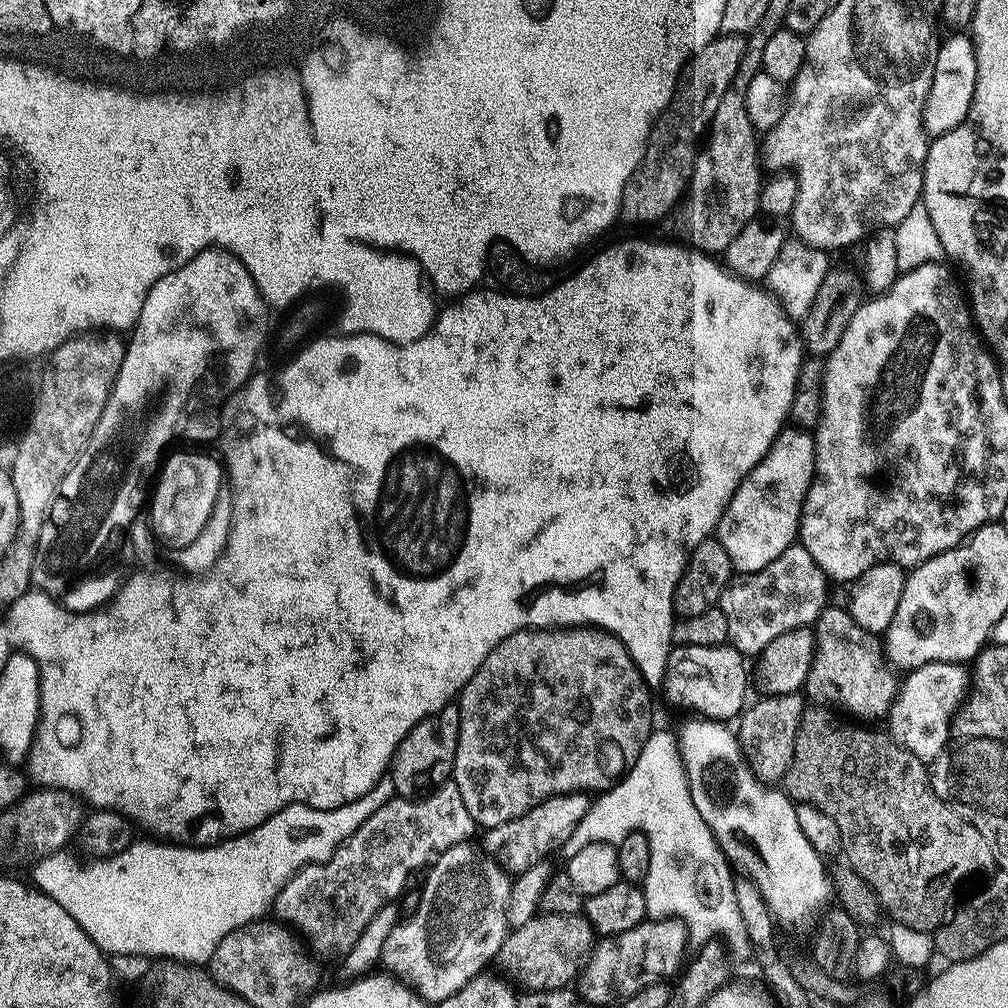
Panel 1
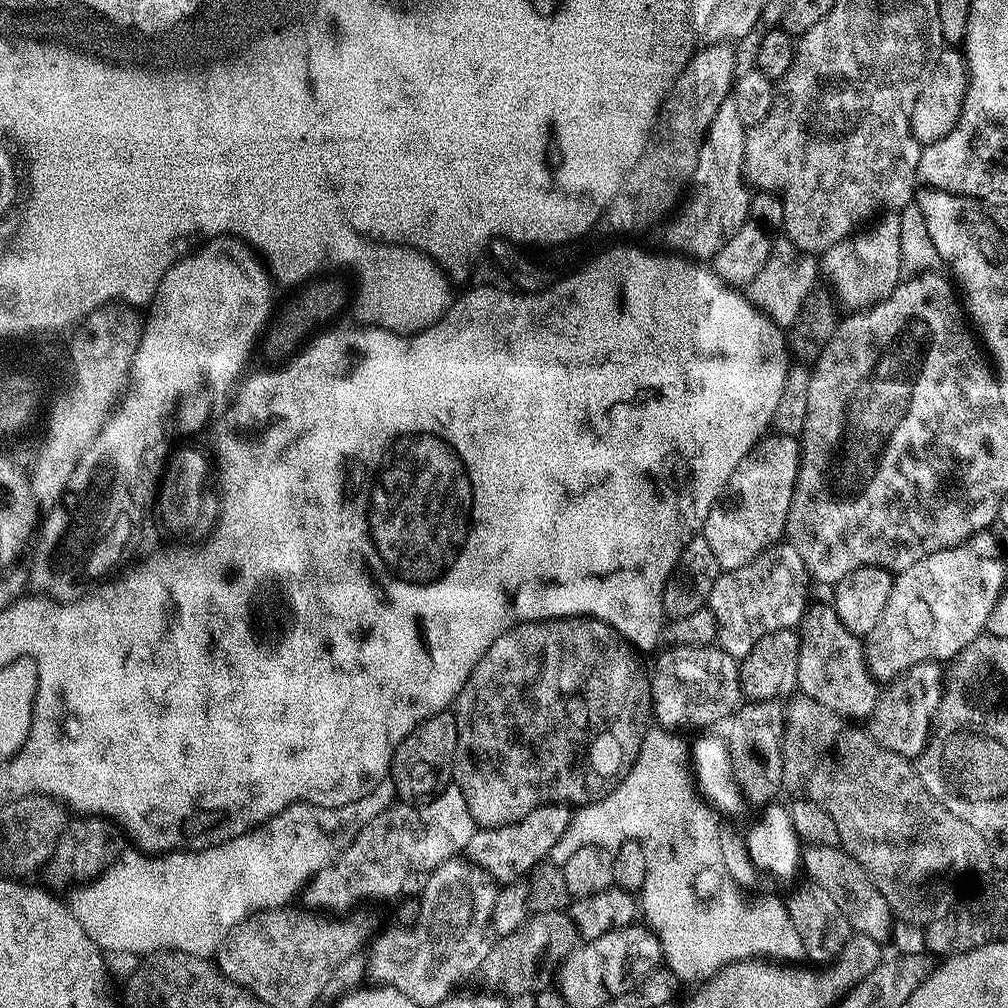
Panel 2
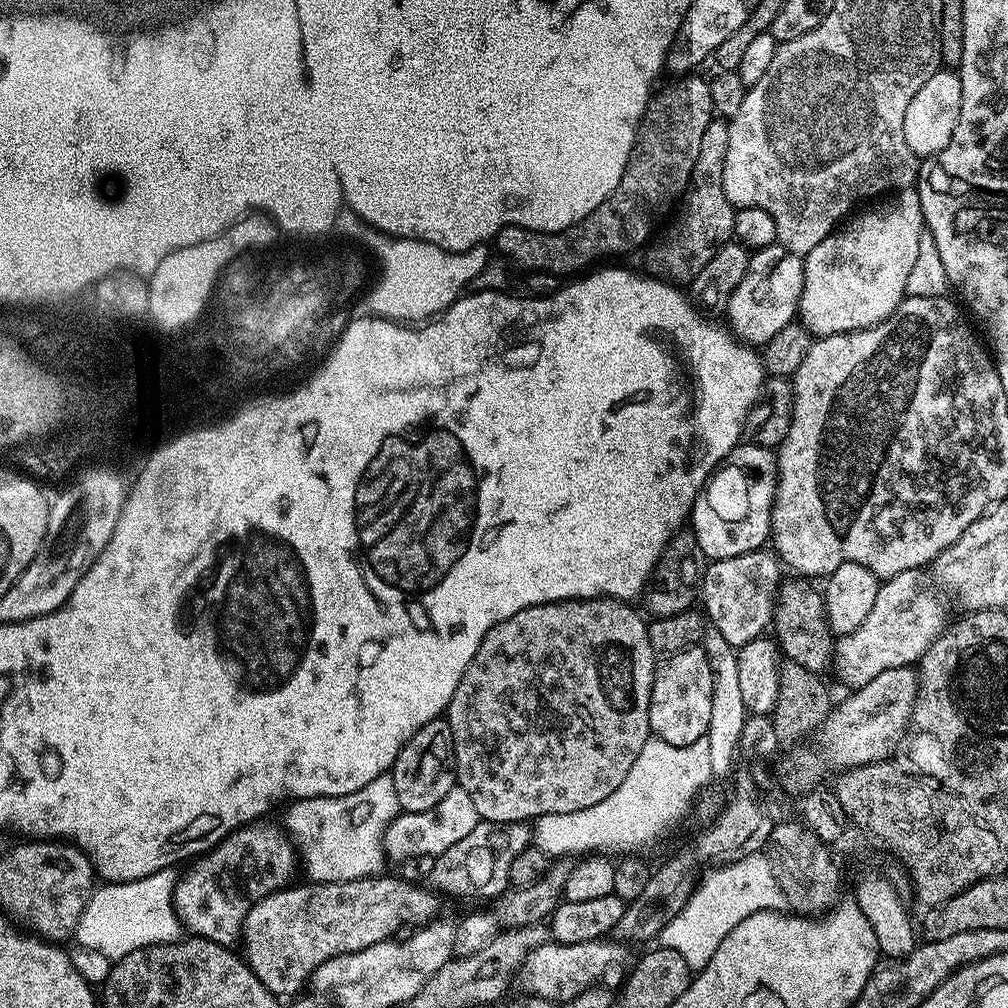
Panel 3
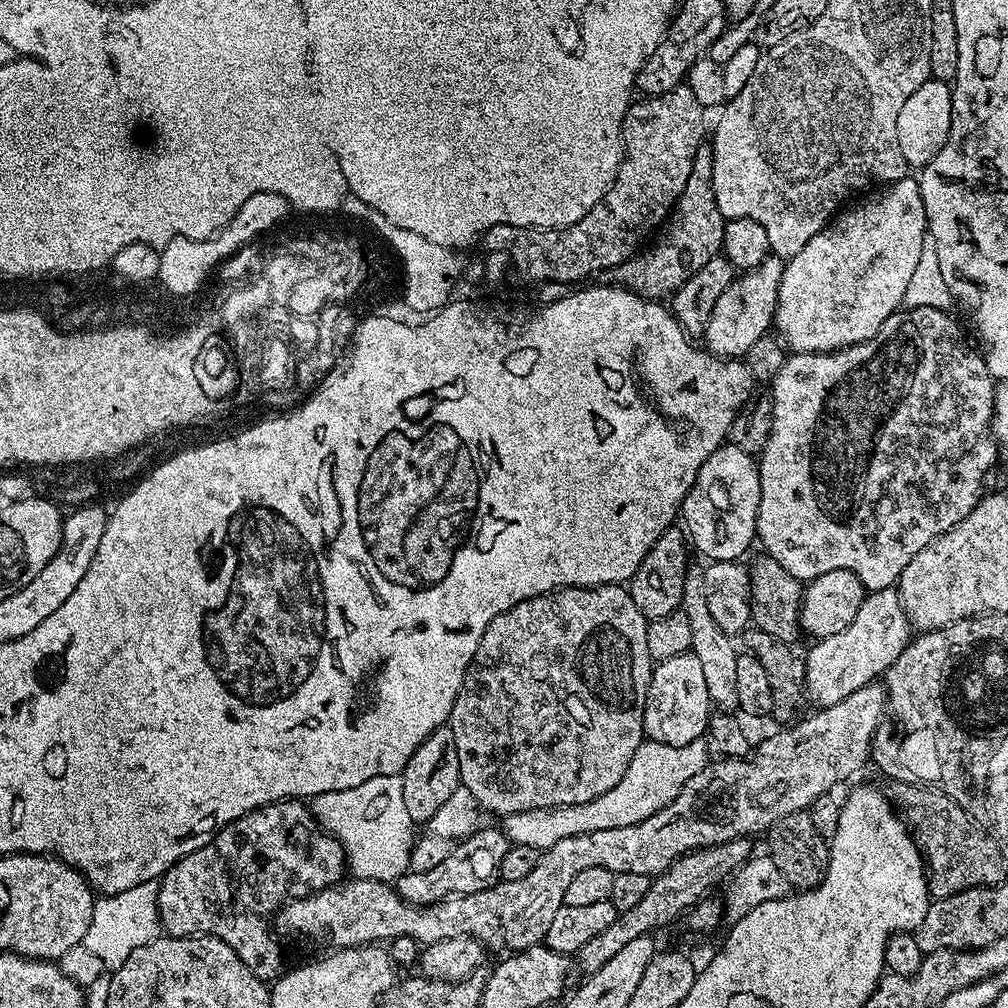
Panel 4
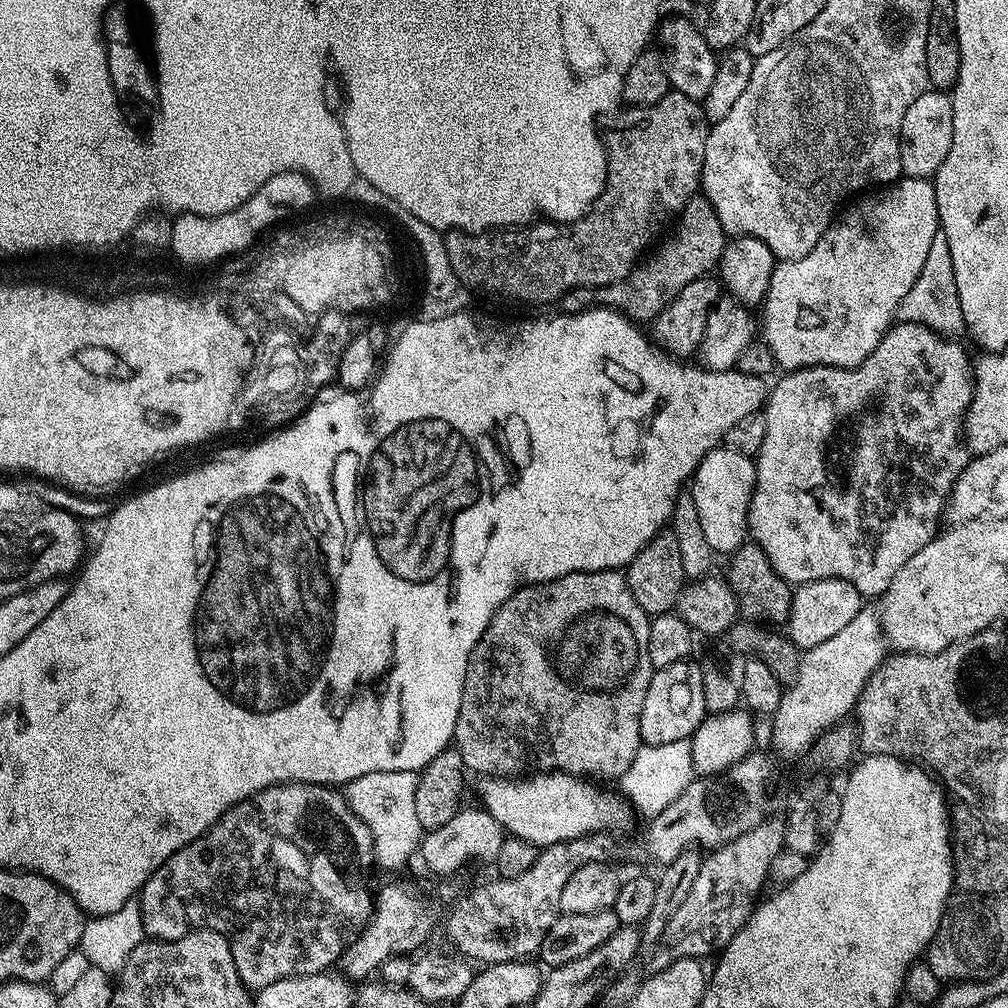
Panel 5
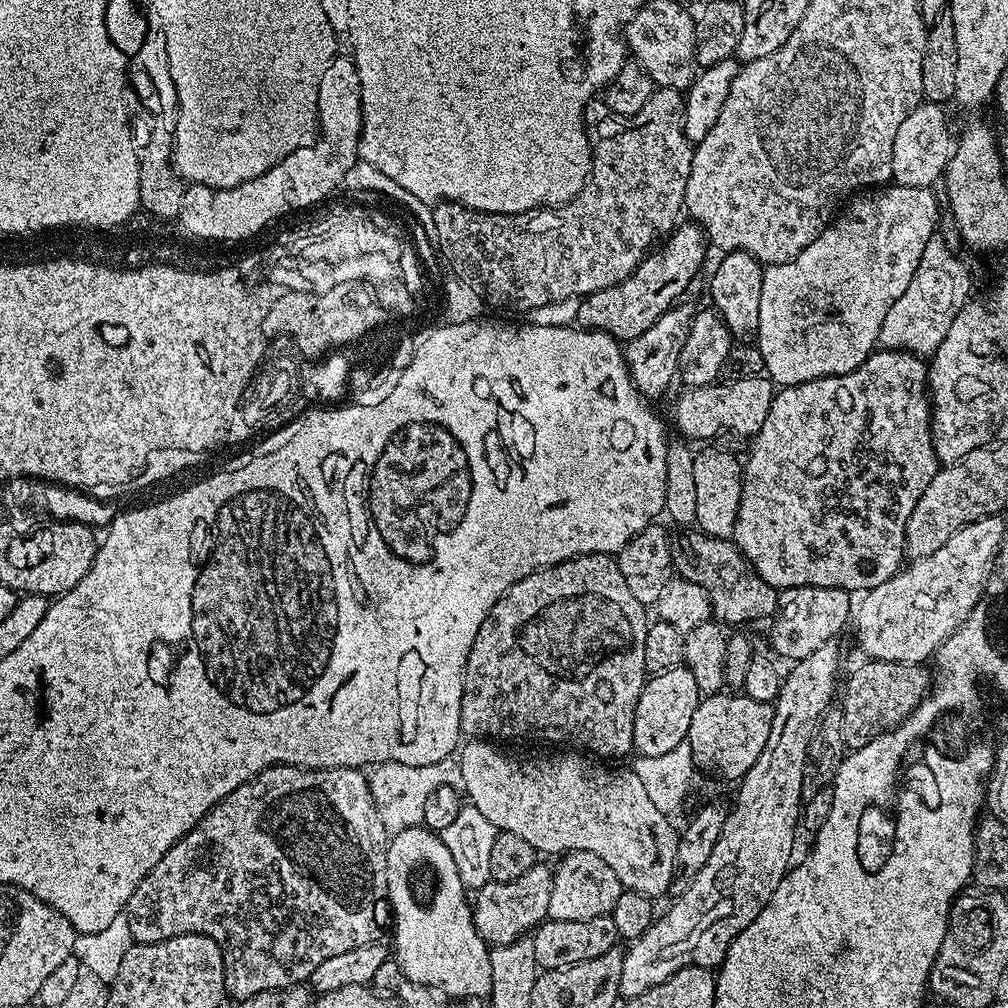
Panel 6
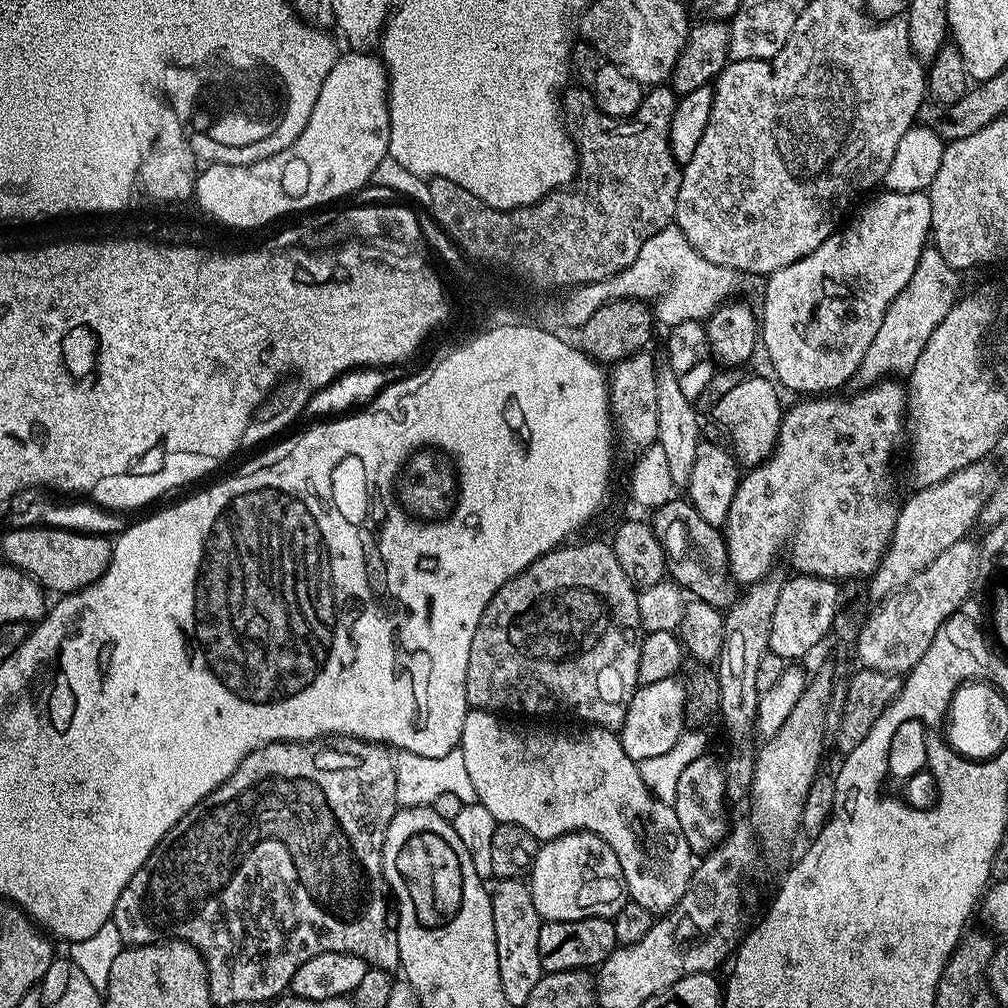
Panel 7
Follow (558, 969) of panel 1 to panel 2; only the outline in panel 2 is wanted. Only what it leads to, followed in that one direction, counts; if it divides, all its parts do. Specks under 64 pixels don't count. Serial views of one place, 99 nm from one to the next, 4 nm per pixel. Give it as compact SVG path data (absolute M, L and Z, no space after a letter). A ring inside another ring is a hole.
M533 911L520 926L510 934L499 937L497 944L487 949L480 959L478 973L489 984L489 989L495 990L501 997L511 998L533 991L540 980L540 963L552 947L557 957L564 957L578 943L576 928L572 920L563 912ZM497 988L497 989L496 989Z

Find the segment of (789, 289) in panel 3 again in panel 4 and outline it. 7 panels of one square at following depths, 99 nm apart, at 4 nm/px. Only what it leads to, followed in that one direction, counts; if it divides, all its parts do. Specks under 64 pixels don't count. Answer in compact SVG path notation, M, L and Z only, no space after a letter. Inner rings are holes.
M770 254L760 263L759 270L737 275L732 284L722 290L722 298L718 298L714 314L710 314L710 322L704 327L702 340L707 351L721 358L740 358L748 353L754 342L758 342L758 338L769 335L776 318L776 304L780 300L779 286L784 265L781 257Z

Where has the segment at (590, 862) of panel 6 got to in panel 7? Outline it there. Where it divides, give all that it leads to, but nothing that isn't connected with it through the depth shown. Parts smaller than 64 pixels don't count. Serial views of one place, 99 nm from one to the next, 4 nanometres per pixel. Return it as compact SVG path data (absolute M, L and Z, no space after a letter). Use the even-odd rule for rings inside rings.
M567 832L564 836L543 841L532 863L530 887L534 910L538 910L544 922L581 920L591 916L611 918L626 903L624 875L618 854L614 854L614 850L610 850L596 832Z

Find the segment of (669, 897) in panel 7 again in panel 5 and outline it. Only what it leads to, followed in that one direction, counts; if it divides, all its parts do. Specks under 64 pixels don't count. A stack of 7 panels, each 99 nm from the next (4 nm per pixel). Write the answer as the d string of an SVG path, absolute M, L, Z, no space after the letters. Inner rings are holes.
M536 772L536 780L532 778L484 778L480 784L480 800L482 808L488 811L501 824L509 836L517 836L537 846L547 846L566 842L570 838L582 838L591 832L615 833L615 828L624 828L634 817L634 809L623 795L615 791L603 792L603 787L593 781L579 776L571 776L565 772Z

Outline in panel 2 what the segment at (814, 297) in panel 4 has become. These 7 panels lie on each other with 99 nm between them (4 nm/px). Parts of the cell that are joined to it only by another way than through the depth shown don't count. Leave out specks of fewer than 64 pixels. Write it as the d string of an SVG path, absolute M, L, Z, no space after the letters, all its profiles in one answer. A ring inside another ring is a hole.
M881 215L875 223L868 227L860 230L865 230L865 232L857 231L822 253L823 279L824 276L828 279L829 286L836 291L835 299L837 301L840 299L848 307L848 310L871 308L873 304L878 304L888 297L902 280L904 263L900 245L899 215Z

